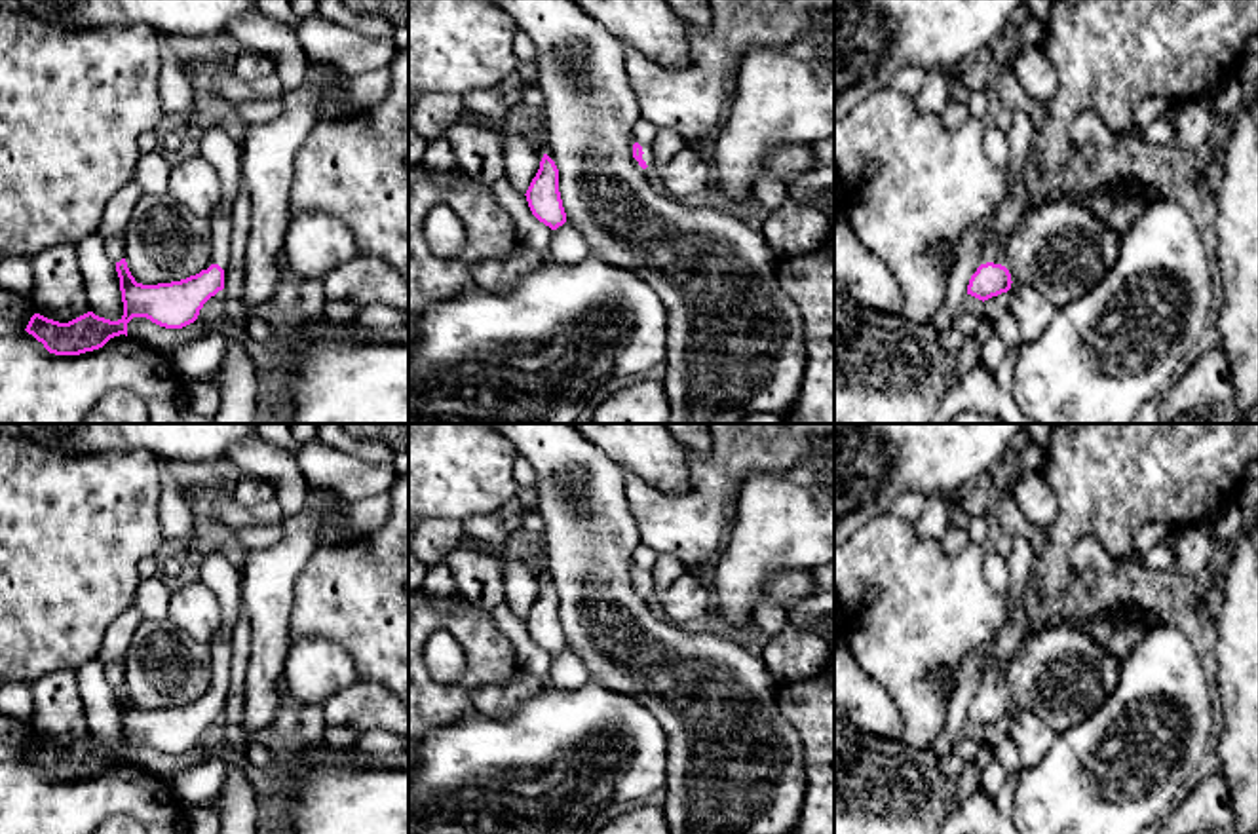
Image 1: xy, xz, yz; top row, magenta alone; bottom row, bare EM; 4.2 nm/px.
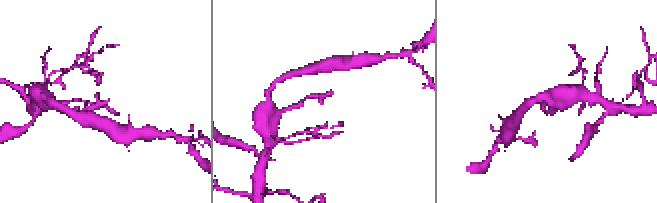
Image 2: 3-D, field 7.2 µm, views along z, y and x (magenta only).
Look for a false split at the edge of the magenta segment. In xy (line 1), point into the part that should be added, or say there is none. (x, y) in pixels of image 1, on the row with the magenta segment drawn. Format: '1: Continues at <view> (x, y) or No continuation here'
1: No continuation here

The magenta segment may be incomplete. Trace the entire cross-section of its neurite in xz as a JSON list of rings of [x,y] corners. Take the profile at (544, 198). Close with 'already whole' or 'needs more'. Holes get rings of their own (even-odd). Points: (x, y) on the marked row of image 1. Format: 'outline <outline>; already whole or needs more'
outline [[[543,154],[540,169],[524,196],[532,215],[551,230],[557,230],[566,222],[559,192],[559,169],[547,154]]]; already whole

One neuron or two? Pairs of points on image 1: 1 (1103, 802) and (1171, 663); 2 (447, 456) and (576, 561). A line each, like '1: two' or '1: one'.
1: one
2: two

